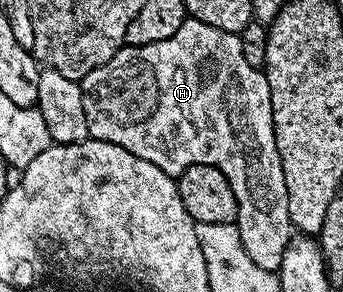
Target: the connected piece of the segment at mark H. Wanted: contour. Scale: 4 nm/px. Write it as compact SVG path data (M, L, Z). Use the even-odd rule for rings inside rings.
M187 18L179 26L179 30L175 30L175 34L171 34L171 38L167 38L163 42L121 47L106 64L91 70L91 74L87 74L79 83L83 94L83 114L87 114L87 130L92 139L111 142L115 146L123 146L123 150L127 150L131 154L159 166L159 170L163 170L163 174L172 177L186 172L192 164L210 164L219 170L223 170L227 182L231 182L231 190L235 190L235 198L237 199L235 225L239 232L239 238L242 239L242 248L246 250L248 257L257 266L271 272L278 271L284 251L287 250L295 229L290 224L289 215L287 214L287 186L283 178L283 166L281 165L279 150L273 133L273 111L271 110L269 83L262 69L251 67L250 63L243 58L238 33L224 32L215 26L207 26L207 22Z

